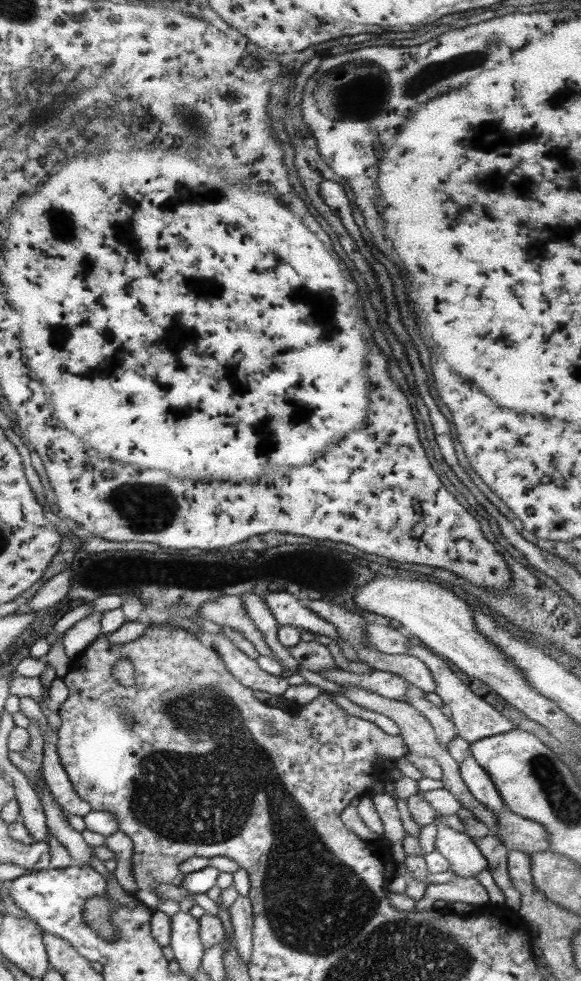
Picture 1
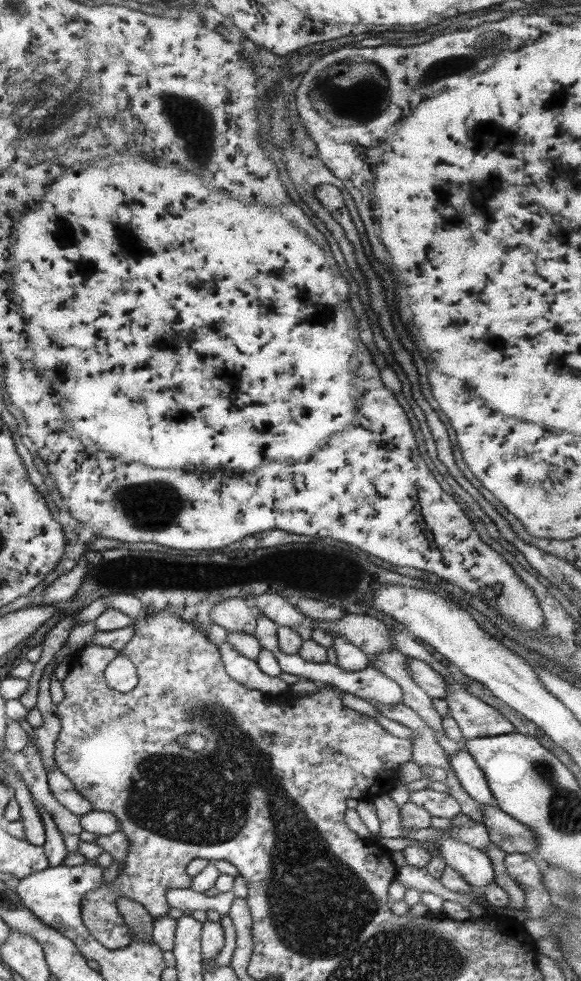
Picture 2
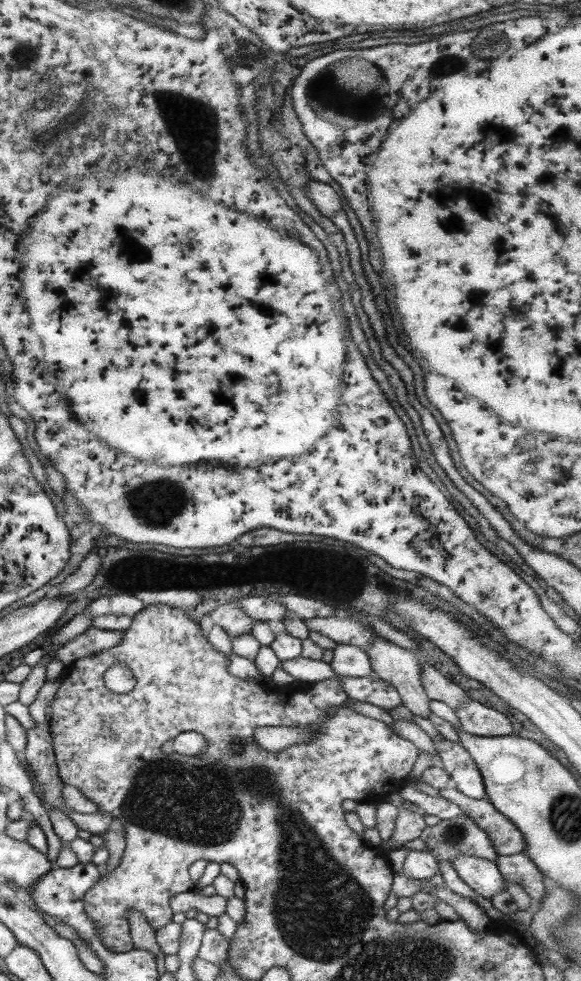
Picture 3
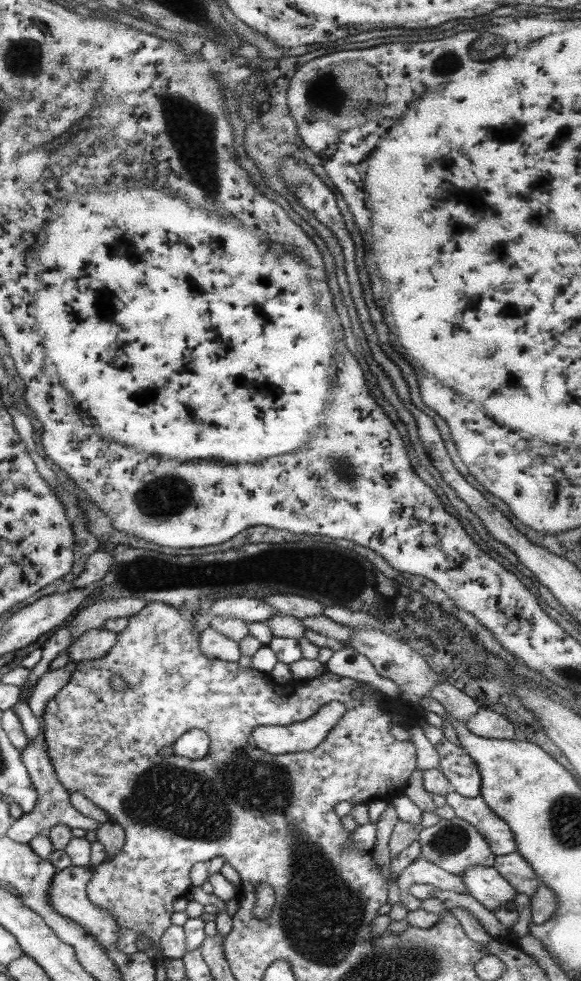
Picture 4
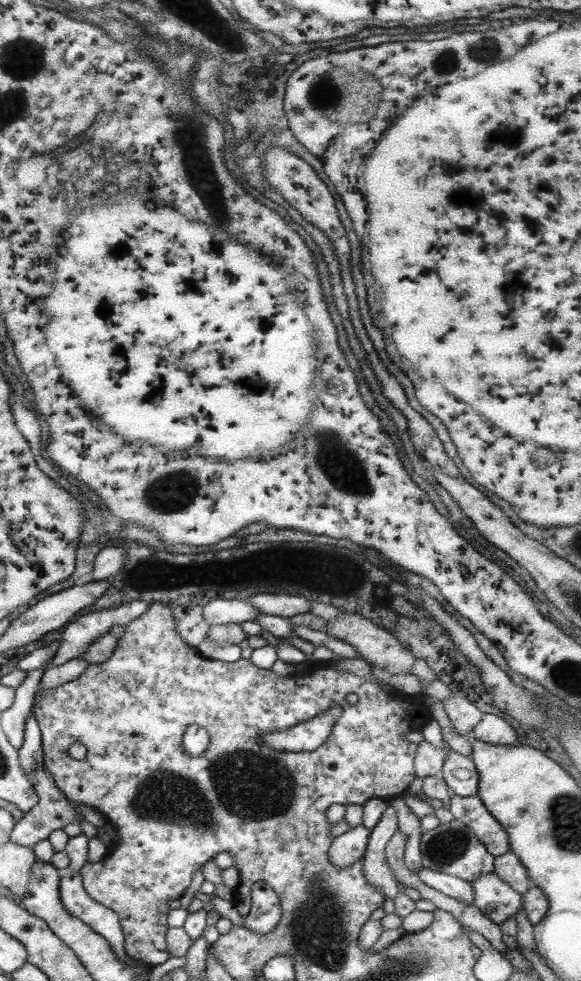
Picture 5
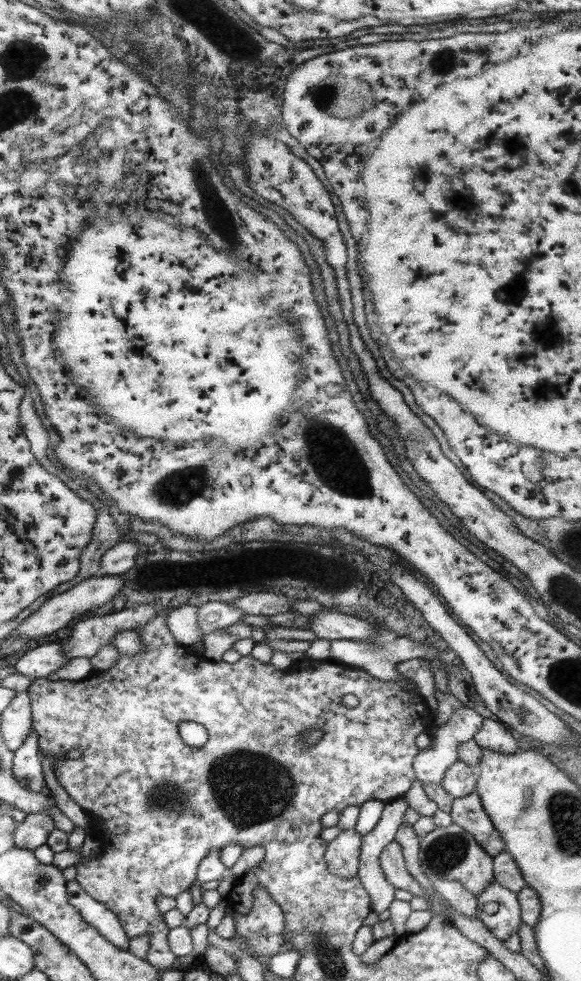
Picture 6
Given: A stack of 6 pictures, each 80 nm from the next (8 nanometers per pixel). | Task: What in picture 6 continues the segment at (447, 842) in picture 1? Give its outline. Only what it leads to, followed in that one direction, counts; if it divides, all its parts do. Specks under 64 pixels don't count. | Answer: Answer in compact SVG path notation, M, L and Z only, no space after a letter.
M492 882L476 897L476 918L497 939L505 942L520 925L516 894Z

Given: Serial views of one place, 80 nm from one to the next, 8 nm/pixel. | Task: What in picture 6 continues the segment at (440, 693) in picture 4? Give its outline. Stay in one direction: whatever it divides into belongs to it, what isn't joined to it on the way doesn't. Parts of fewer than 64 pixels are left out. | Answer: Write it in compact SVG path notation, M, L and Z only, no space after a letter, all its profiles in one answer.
M462 705L460 708L456 708L454 713L446 720L444 725L437 725L437 728L433 730L433 738L430 740L430 744L418 751L413 757L412 767L414 775L421 784L440 784L441 779L444 777L444 772L451 768L452 764L458 760L459 745L472 740L473 736L481 728L483 718L481 718L474 710Z

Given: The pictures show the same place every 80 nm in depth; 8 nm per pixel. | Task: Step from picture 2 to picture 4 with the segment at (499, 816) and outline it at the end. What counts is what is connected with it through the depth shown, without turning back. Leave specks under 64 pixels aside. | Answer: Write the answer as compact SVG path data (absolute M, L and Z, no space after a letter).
M453 791L445 798L446 804L454 810L454 816L469 823L476 830L489 845L491 854L503 856L516 851L509 827L487 808L480 795L463 798Z

